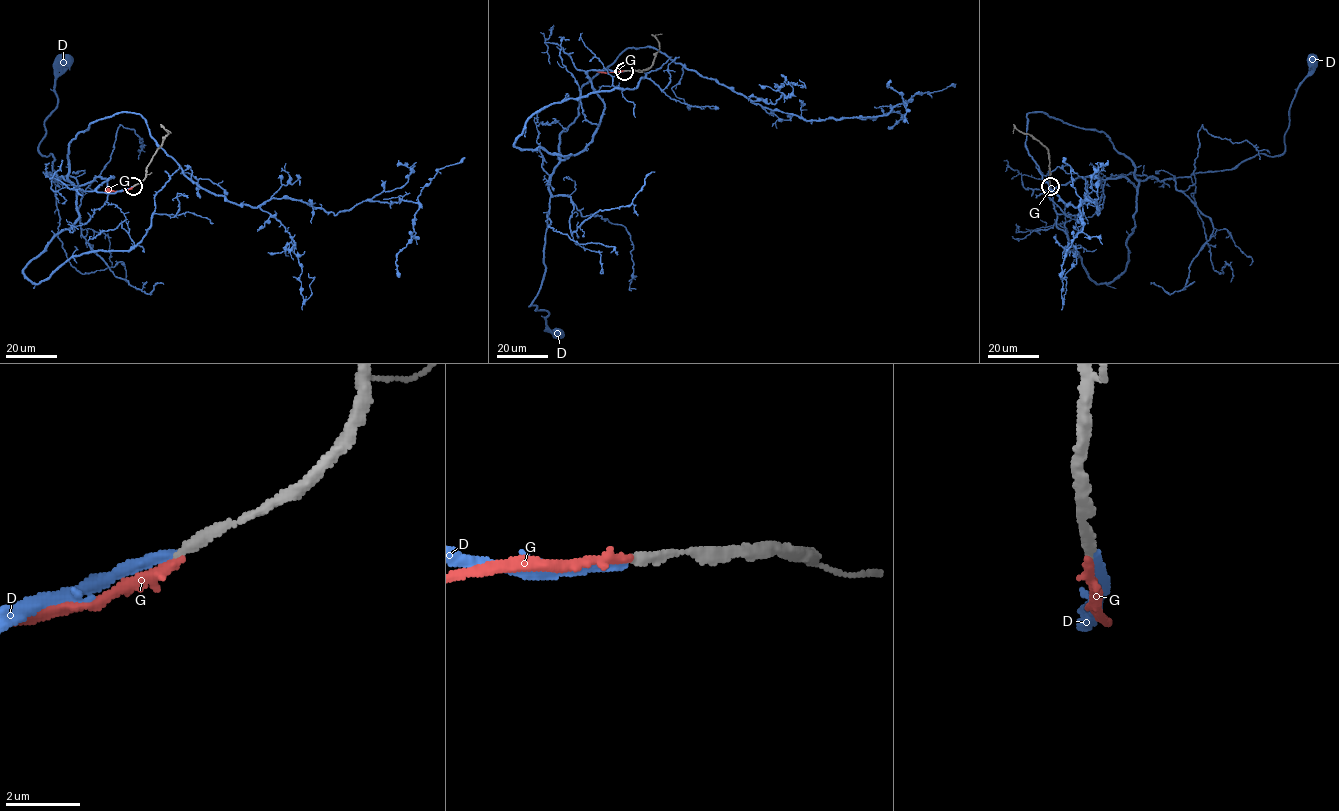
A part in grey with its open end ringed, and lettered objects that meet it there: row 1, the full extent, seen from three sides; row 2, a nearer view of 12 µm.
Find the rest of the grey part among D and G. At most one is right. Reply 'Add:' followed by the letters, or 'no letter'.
Add: D

